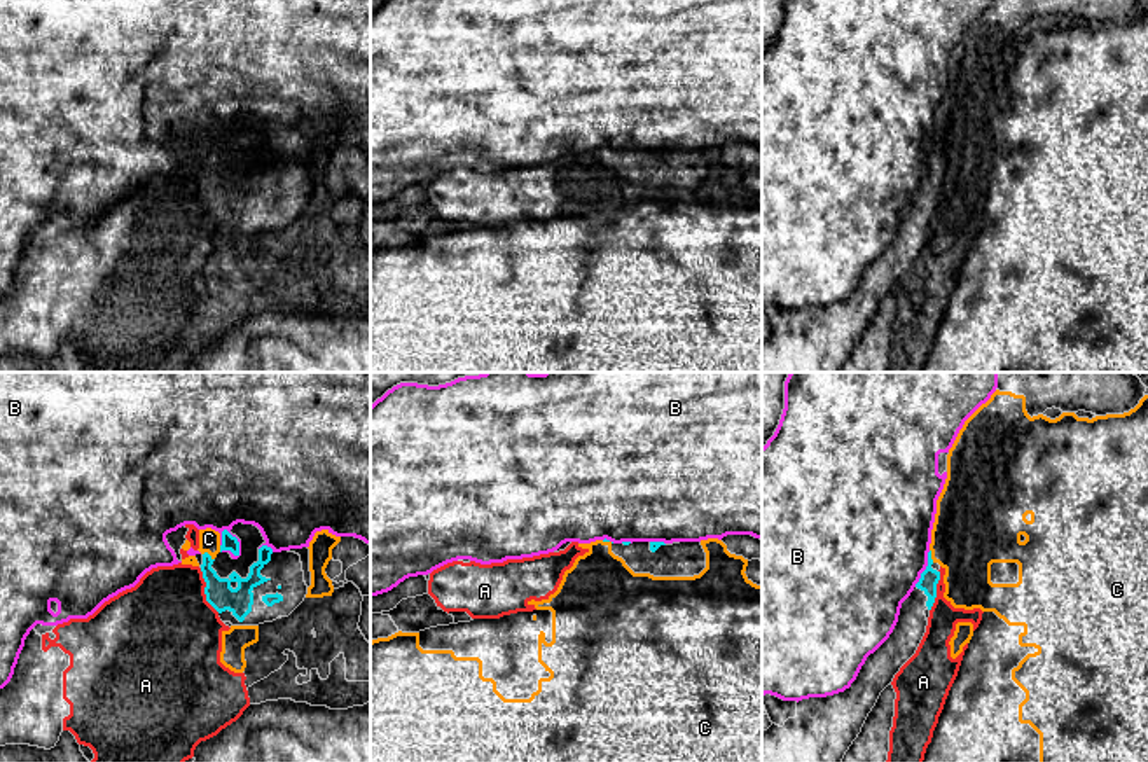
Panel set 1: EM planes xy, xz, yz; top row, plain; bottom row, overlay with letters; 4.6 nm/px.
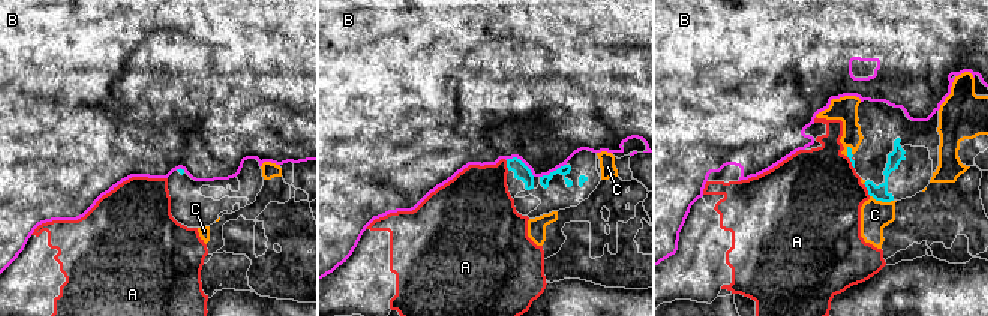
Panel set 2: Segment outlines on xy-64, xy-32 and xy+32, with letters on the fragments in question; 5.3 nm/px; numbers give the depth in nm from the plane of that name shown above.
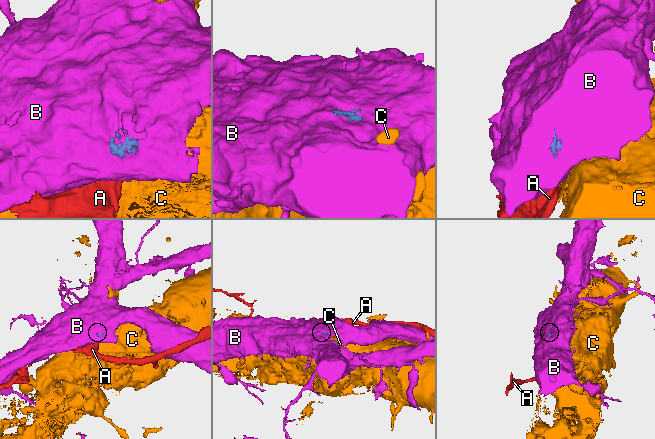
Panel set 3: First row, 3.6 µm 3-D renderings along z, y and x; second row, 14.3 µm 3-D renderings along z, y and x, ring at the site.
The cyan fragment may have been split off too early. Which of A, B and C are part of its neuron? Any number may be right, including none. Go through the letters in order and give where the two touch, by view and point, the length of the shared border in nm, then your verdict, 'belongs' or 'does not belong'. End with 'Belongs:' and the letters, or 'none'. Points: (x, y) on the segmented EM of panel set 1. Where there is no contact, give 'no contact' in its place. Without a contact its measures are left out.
A: xy (205, 591) | 220 nm | does not belong
B: xy (238, 542) | 150 nm | does not belong
C: xy (208, 554) | 70 nm | does not belong
Belongs: none

